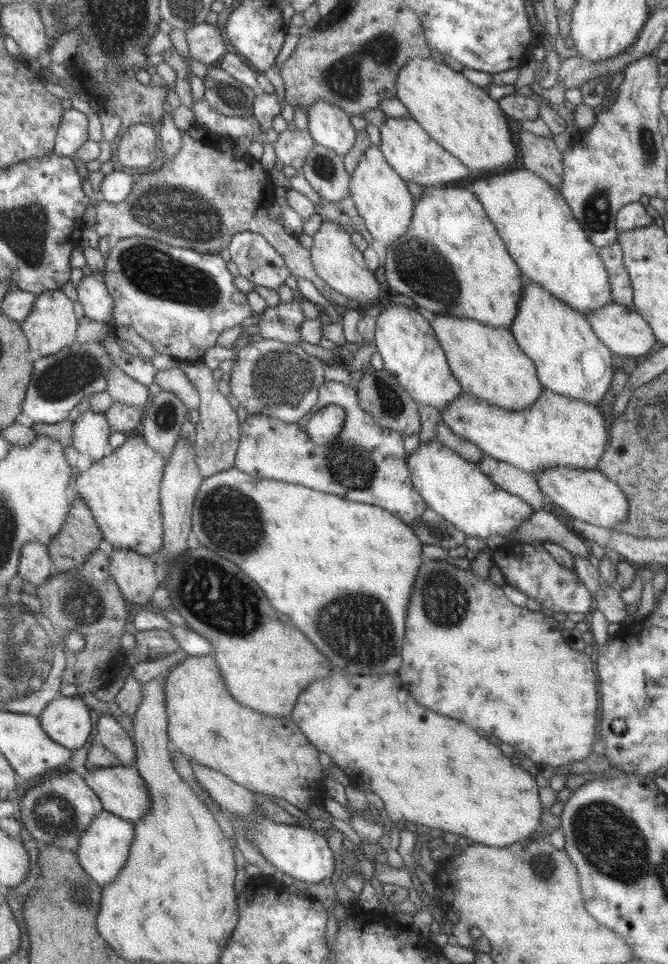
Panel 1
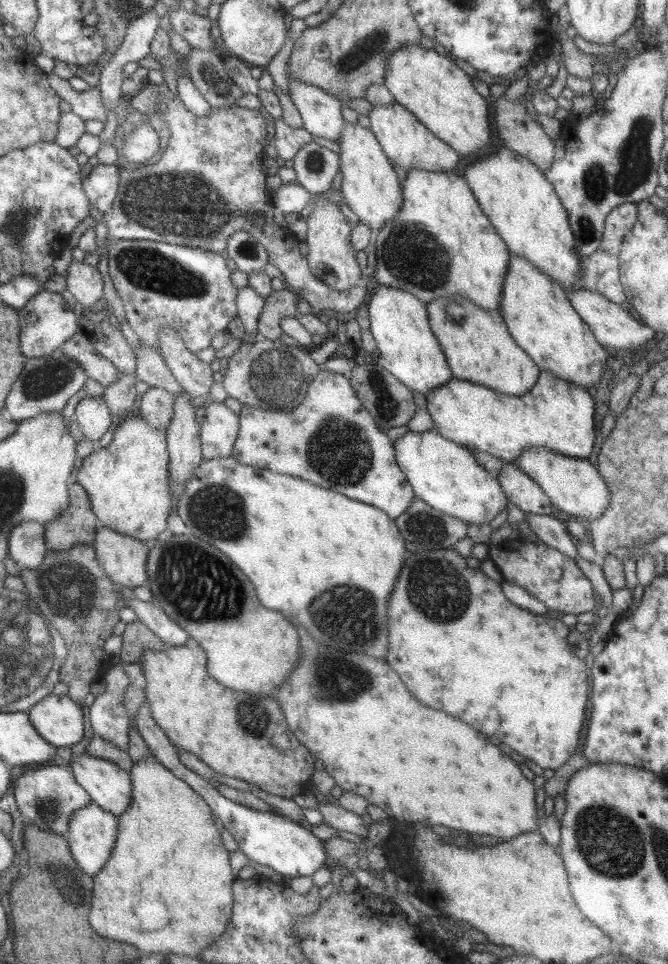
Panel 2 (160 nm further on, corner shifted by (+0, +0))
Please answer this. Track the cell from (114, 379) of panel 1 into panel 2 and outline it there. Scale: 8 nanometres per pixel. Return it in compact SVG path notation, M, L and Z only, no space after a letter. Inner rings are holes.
M83 331L75 333L61 349L69 358L76 360L89 377L106 387L118 377L119 368L95 348Z

